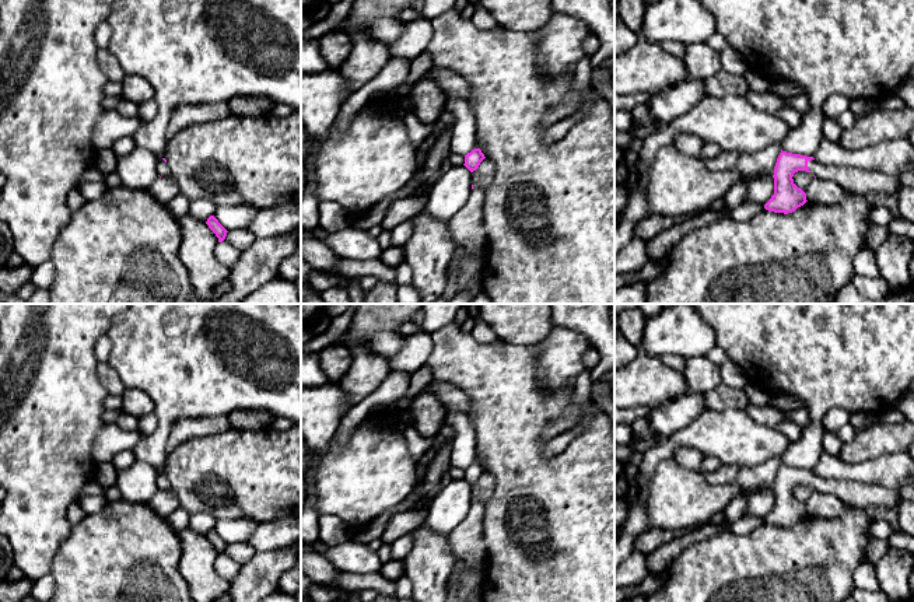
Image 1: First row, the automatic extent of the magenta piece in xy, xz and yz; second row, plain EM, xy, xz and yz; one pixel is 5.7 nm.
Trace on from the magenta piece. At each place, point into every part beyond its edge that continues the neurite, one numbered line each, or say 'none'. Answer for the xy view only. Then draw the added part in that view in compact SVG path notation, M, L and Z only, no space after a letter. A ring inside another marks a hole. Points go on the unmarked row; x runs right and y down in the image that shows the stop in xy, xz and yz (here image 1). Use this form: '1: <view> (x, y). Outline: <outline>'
1: xy (163, 483). Outline: M158 473L158 477L155 482L160 490L165 490L169 487L169 482L164 473Z
2: xy (227, 569). Outline: M225 552L223 556L216 557L214 568L223 580L231 581L239 573L241 566Z

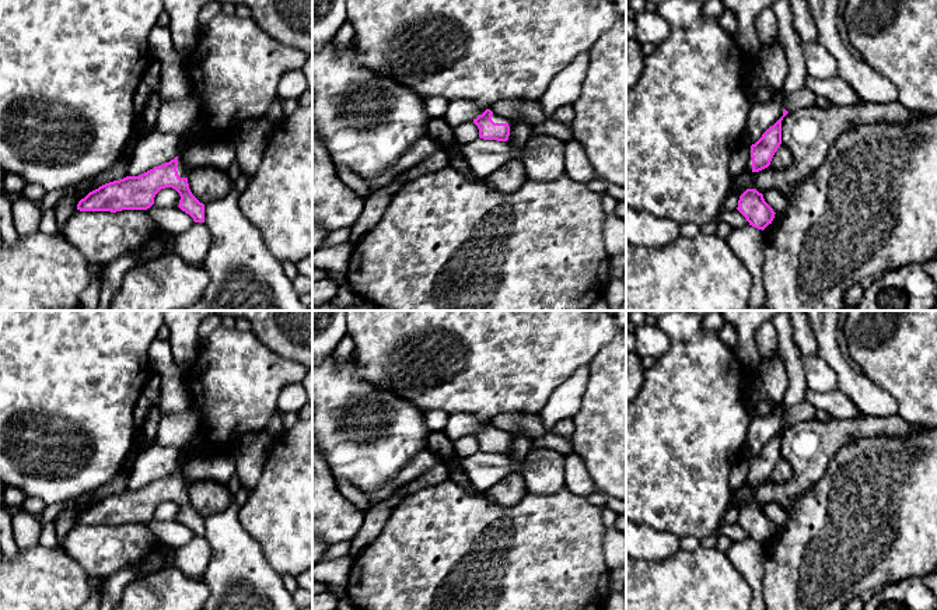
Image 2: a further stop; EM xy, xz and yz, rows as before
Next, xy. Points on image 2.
1: xy (182, 483). Outline: M181 462L181 464L182 464L182 462ZM179 464L179 469L178 469L178 481L176 481L176 484L178 484L179 491L188 491L188 488L190 485L189 485L188 480L182 474L181 464Z

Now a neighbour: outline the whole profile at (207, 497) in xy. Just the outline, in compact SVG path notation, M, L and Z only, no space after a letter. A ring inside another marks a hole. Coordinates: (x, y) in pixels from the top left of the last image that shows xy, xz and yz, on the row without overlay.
M199 480L188 488L192 508L203 518L225 511L234 501L227 484L214 480Z

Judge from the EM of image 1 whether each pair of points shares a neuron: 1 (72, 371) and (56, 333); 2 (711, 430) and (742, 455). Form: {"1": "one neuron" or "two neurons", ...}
{"1": "one neuron", "2": "one neuron"}

